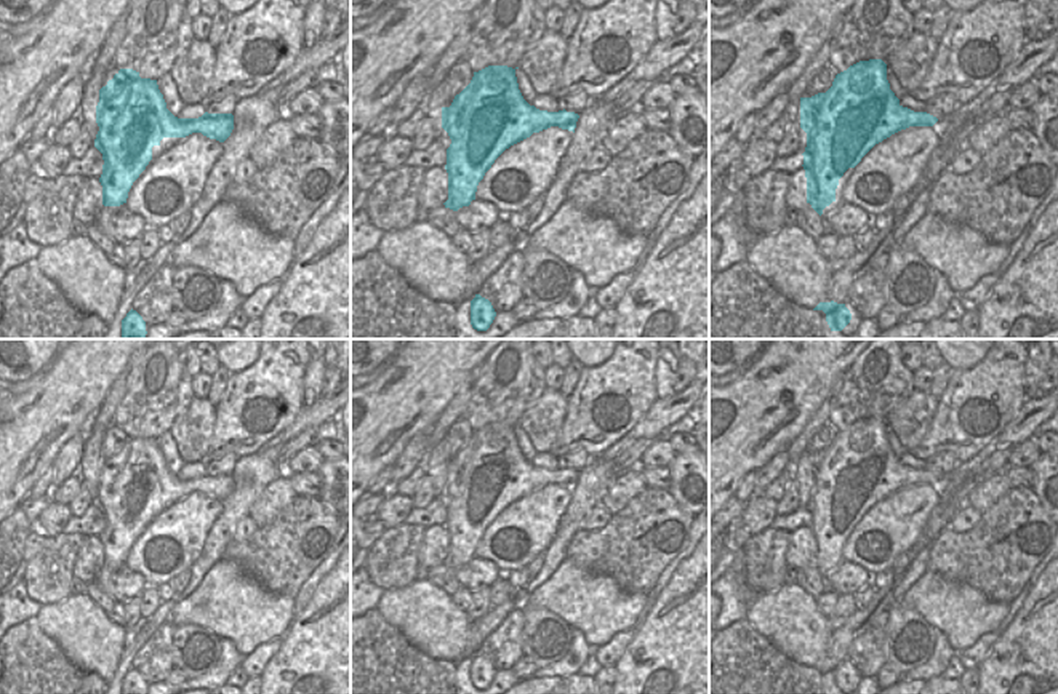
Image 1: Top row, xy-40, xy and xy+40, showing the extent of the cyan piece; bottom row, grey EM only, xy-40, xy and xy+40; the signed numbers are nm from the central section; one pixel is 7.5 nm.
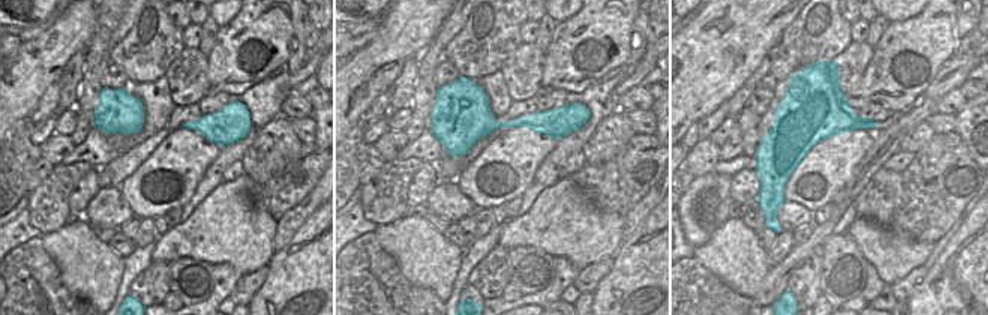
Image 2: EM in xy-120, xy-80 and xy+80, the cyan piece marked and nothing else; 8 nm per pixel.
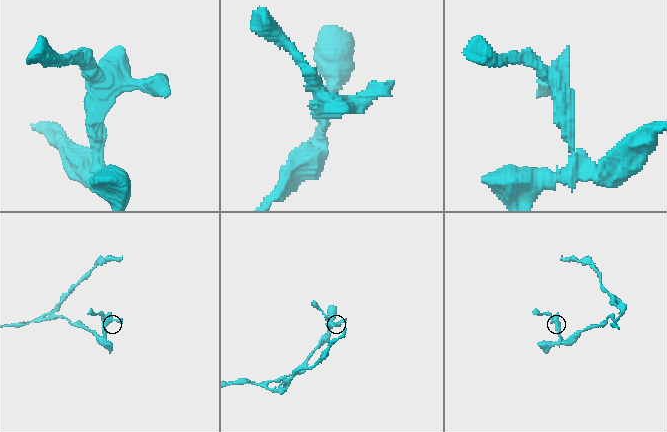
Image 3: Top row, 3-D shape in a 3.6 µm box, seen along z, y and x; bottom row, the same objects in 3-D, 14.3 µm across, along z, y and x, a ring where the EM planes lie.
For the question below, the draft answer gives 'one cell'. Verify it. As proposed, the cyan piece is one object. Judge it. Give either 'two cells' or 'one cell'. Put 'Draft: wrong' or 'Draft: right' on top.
Draft: right
one cell

